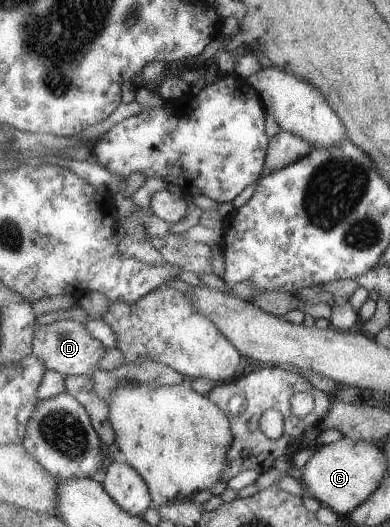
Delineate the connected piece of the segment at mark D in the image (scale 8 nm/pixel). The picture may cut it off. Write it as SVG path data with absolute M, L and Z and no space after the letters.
M65 319L37 327L33 340L33 353L46 365L48 370L54 370L62 375L88 376L100 370L103 357L107 355L107 346L95 338L89 330L91 323Z

